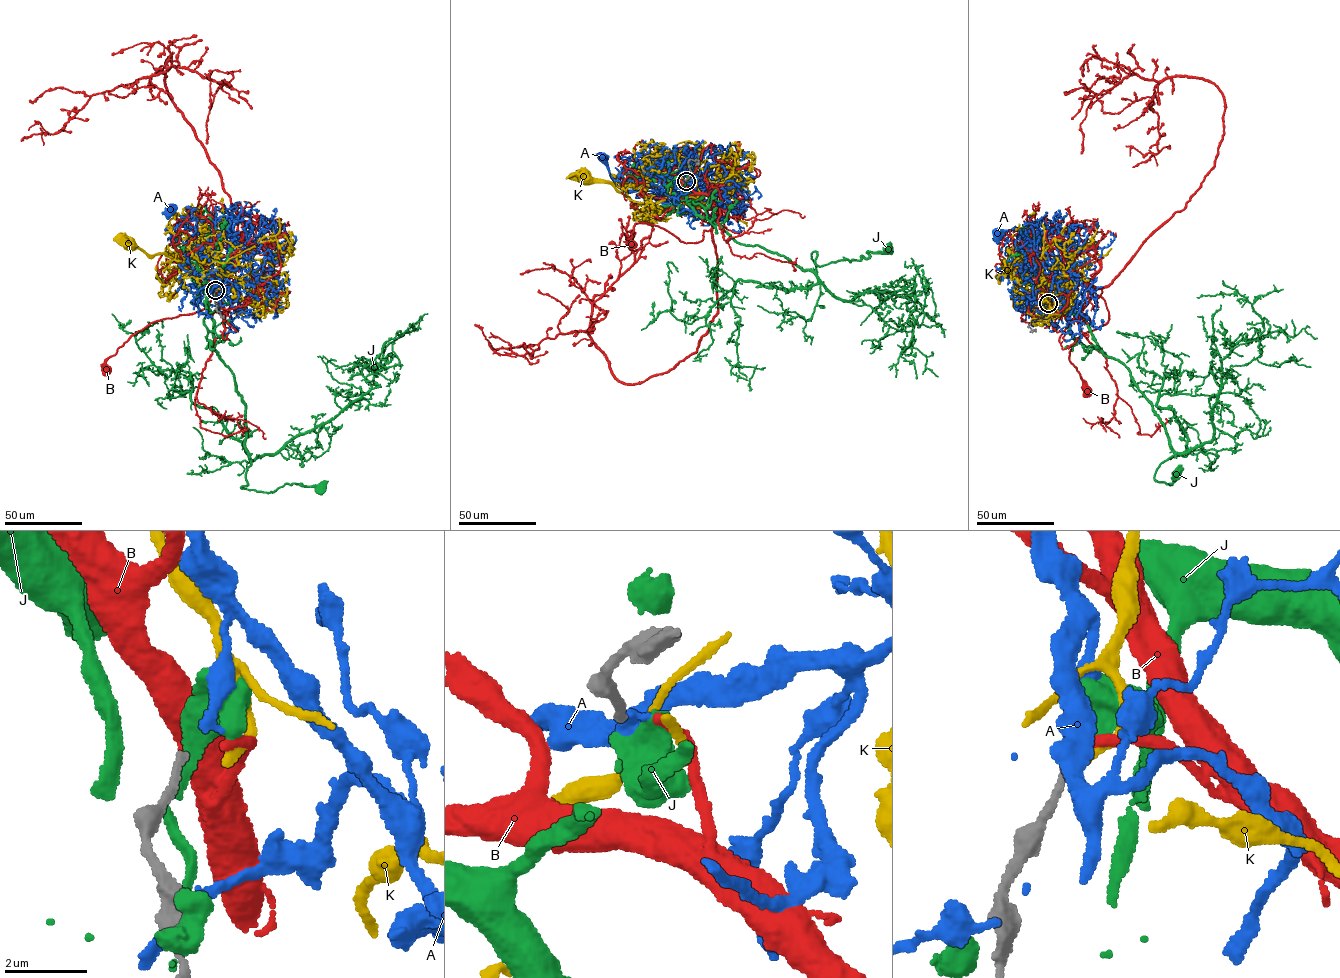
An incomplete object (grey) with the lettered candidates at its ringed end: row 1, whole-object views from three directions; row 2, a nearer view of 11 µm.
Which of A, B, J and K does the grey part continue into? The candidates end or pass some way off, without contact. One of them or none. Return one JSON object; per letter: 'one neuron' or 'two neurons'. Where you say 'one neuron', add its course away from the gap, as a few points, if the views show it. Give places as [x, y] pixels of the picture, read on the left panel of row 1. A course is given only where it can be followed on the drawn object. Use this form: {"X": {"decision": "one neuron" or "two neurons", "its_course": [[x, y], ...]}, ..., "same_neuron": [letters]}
{"A": {"decision": "one neuron", "its_course": [[215, 290], [216, 276], [209, 269], [208, 256], [219, 242], [188, 229], [177, 218], [174, 206], [169, 207]]}, "B": {"decision": "two neurons"}, "J": {"decision": "two neurons"}, "K": {"decision": "two neurons"}, "same_neuron": ["A"]}

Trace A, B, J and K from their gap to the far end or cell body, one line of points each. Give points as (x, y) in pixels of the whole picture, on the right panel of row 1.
A: (1048, 303), (1041, 267), (1047, 254), (1042, 249), (1040, 242), (1020, 228), (998, 231)
B: (1048, 303), (1070, 320), (1092, 294), (1101, 290), (1109, 319), (1078, 337), (1069, 355), (1088, 389)
J: (1048, 303), (1056, 298), (1080, 316), (1098, 348), (1127, 367), (1176, 452), (1154, 478), (1171, 484), (1176, 473)
K: (1048, 303), (1049, 282), (1068, 285), (1050, 275), (1036, 274), (1023, 279), (1009, 271)

